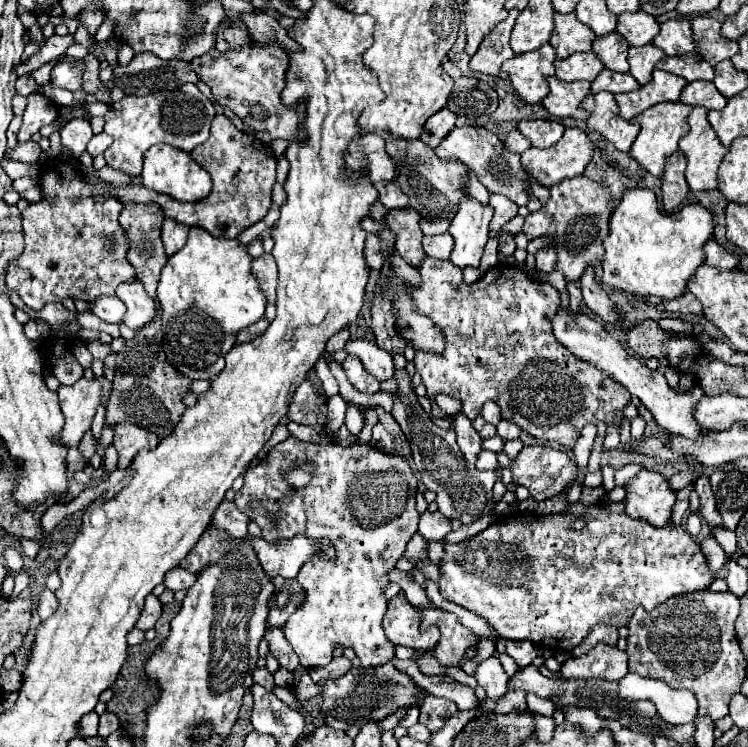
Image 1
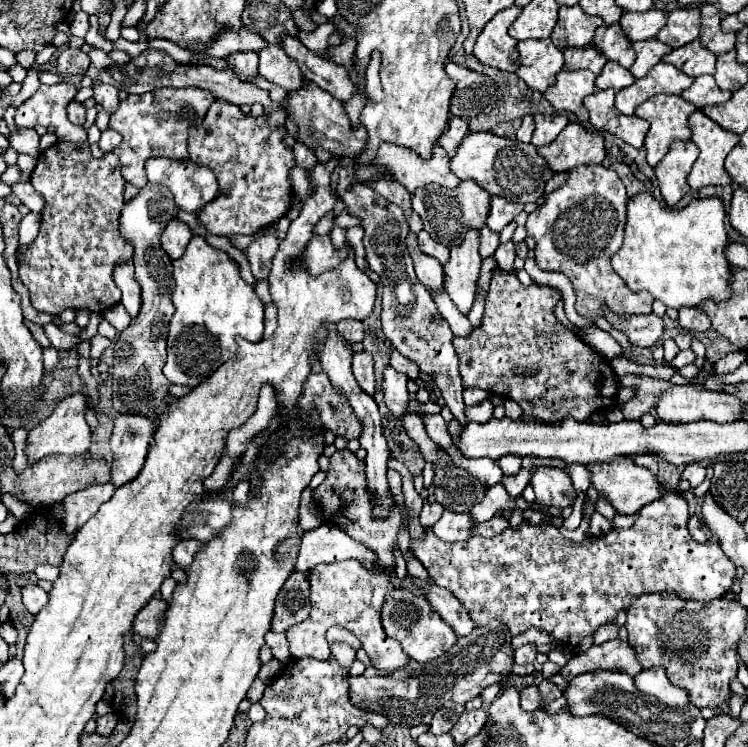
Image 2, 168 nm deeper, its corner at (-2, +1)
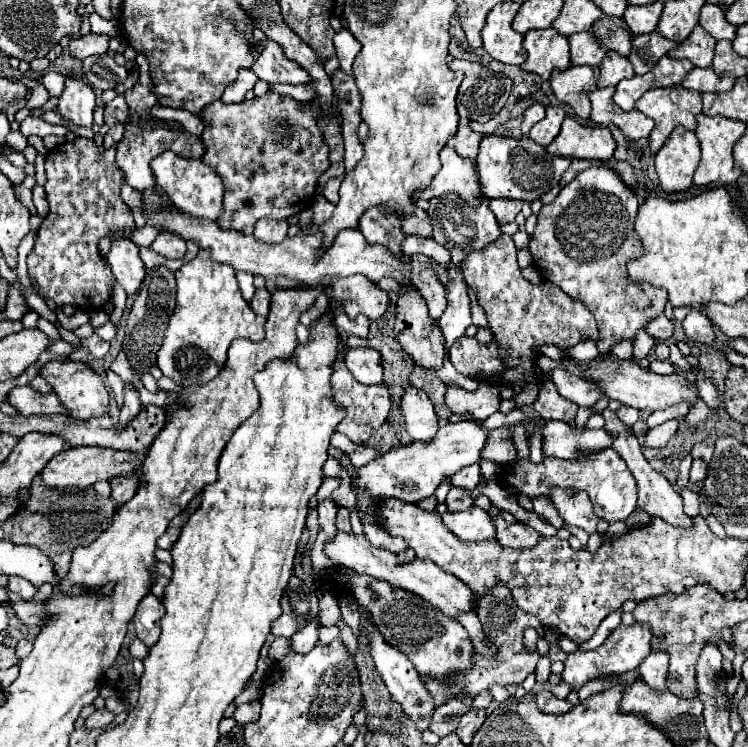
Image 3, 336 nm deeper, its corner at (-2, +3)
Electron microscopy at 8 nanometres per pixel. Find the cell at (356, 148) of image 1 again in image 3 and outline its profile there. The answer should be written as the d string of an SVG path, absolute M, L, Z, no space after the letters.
M448 145L442 149L442 169L432 179L428 189L420 189L420 193L416 193L414 199L428 201L428 199L440 197L444 193L458 193L470 205L476 205L478 197L482 195L478 177L476 177L476 169L474 169L474 161L460 157Z

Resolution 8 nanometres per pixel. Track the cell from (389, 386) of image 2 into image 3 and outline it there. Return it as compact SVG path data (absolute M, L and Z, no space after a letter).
M408 385L402 393L400 411L406 423L406 431L416 439L432 439L438 429L438 417L432 409L432 401L422 389Z

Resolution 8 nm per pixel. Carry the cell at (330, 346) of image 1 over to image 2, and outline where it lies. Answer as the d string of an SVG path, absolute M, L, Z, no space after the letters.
M354 319L352 321L340 321L340 323L336 323L336 329L348 343L356 343L356 341L364 339L362 321L354 321Z

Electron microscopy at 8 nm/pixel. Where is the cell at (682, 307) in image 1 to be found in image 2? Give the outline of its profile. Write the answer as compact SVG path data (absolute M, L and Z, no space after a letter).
M684 307L678 313L680 313L678 323L682 329L686 329L686 331L708 331L710 329L708 317L704 315L704 311L700 307Z

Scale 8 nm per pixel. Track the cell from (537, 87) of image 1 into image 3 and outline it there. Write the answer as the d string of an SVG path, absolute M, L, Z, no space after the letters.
M552 27L540 31L528 31L524 35L522 47L528 57L522 63L522 69L528 73L540 75L544 81L554 69L570 67L570 45L568 39L556 33Z

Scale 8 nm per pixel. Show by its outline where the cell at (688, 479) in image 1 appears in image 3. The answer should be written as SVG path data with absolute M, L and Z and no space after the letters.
M694 459L692 469L690 469L690 483L694 487L700 487L704 479L706 479L706 463L700 461L700 459Z

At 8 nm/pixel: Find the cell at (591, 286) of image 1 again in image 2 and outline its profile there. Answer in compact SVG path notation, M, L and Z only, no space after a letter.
M606 311L606 319L620 331L626 333L626 337L638 345L638 347L652 347L656 341L662 339L664 323L658 315L638 315L638 317L616 317L610 311Z

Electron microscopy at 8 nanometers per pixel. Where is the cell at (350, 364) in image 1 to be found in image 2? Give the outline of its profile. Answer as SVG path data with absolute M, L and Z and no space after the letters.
M362 351L362 353L354 353L352 357L352 373L358 381L358 385L362 387L362 391L366 391L368 395L374 395L376 391L376 375L374 375L374 361L372 355Z

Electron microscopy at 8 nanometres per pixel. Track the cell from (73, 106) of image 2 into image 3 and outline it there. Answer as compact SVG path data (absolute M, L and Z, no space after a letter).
M68 77L66 81L66 89L56 105L56 113L62 119L72 121L74 125L82 125L82 127L92 127L92 113L96 107L96 97L90 85L86 85L80 79Z

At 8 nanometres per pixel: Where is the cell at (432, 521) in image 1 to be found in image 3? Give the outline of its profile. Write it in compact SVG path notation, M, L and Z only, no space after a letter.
M480 507L466 511L446 511L442 515L444 525L462 541L484 541L494 539L494 523L490 515Z

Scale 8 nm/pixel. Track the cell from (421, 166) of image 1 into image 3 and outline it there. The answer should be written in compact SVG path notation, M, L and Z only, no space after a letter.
M448 193L444 197L430 199L430 207L426 209L430 225L432 225L432 237L452 253L452 263L460 263L468 253L478 251L500 237L500 227L496 223L494 213L488 207L490 199L480 197L478 207L468 205L462 199L458 199L458 201L456 199L458 197L454 193L452 195Z

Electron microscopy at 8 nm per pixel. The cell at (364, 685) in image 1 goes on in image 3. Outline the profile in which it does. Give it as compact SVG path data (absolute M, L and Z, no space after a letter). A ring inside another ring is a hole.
M498 583L490 591L490 595L486 595L480 601L478 615L484 617L484 635L488 637L488 641L492 645L496 645L496 655L494 657L484 657L480 653L472 653L472 667L466 669L464 673L452 673L448 679L432 679L432 677L426 677L424 679L424 685L426 685L426 689L434 697L434 707L440 707L440 705L448 703L452 697L456 697L460 693L466 693L468 697L474 697L474 695L490 689L494 683L498 683L498 685L512 685L512 683L520 685L536 669L536 663L540 659L540 654L546 655L549 652L549 644L543 637L544 626L540 624L534 615L524 613L514 603L510 591L502 583ZM530 625L539 634L537 643L537 651L539 653L532 653L532 655L524 649L524 643L522 643L522 633Z

